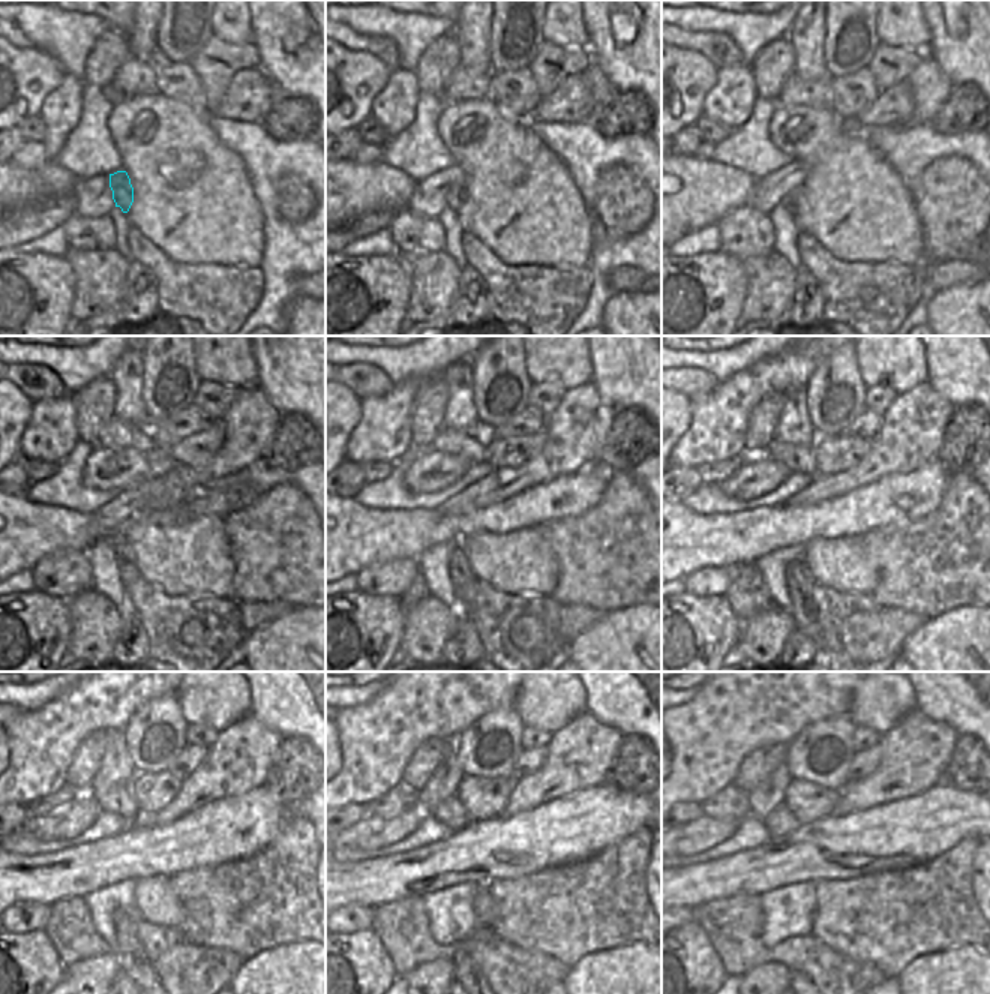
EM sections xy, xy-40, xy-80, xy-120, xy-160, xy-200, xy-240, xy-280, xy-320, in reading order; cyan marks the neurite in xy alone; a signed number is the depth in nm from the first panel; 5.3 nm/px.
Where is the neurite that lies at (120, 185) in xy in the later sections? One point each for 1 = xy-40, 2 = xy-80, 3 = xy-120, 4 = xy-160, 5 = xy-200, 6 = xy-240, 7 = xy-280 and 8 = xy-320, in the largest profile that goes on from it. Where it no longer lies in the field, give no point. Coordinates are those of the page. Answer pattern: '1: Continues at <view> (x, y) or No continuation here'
1: Continues at xy-40 (458, 194)
2: Continues at xy-80 (792, 200)
3: Continues at xy-120 (125, 558)
4: Continues at xy-160 (464, 579)
5: Continues at xy-200 (800, 580)
6: Continues at xy-240 (132, 958)
7: Continues at xy-280 (467, 972)
8: Continues at xy-320 (795, 976).

